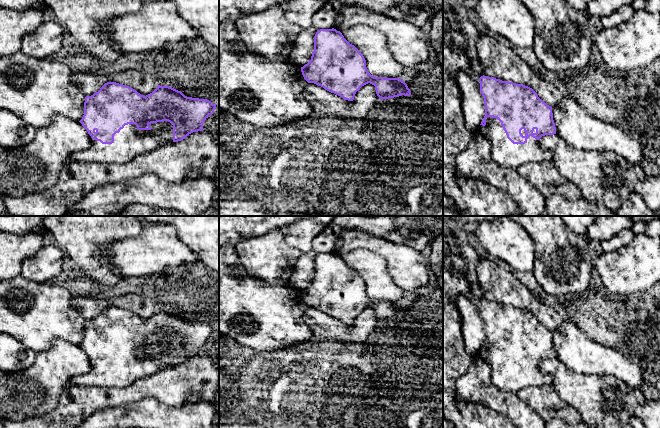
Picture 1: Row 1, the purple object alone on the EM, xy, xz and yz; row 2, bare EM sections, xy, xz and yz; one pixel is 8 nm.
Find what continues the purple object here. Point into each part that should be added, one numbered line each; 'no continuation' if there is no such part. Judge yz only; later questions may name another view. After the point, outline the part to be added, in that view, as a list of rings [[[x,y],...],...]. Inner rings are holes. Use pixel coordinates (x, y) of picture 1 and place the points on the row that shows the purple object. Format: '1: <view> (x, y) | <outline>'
1: yz (505, 153) | [[[487,117],[486,125],[476,130],[491,144],[492,159],[495,163],[518,169],[526,163],[551,161],[553,153],[543,148],[539,140],[530,136],[525,144],[513,144],[496,118]]]

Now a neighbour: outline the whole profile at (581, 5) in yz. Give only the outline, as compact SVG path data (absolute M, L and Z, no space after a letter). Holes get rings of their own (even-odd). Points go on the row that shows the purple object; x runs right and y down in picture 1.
M565 0L570 7L581 11L584 11L591 1L592 0Z

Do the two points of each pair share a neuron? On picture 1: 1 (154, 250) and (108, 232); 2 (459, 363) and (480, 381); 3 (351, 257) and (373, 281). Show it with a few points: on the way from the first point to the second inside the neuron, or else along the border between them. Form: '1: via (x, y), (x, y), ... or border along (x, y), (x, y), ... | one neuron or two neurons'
1: border along (143, 226), (137, 235), (114, 240), (104, 250) | two neurons
2: border along (473, 356), (467, 370), (455, 383), (455, 390) | two neurons
3: via (357, 263), (369, 275) | one neuron

